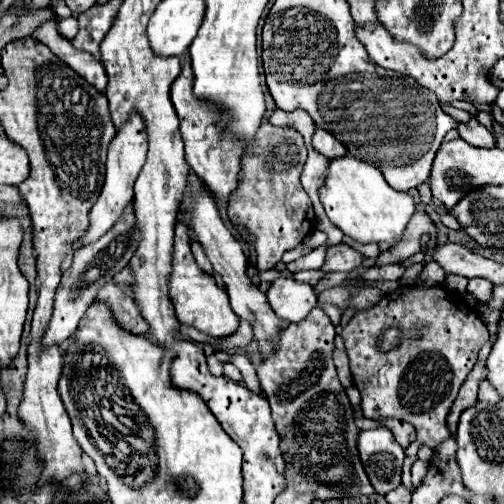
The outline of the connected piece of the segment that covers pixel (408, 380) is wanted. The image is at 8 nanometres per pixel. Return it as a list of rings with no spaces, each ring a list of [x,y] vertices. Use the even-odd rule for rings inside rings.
[[[412,287],[412,289],[400,289],[390,295],[384,295],[374,307],[368,311],[356,313],[350,323],[344,327],[342,337],[346,343],[346,353],[350,357],[350,371],[354,385],[358,387],[362,395],[362,413],[368,419],[380,419],[380,417],[396,417],[402,421],[408,421],[414,425],[418,433],[418,443],[424,443],[428,447],[440,445],[444,439],[450,437],[450,431],[446,427],[448,411],[458,395],[460,385],[464,383],[466,375],[472,371],[480,347],[488,341],[488,329],[484,321],[480,319],[480,313],[474,307],[468,307],[462,303],[464,299],[456,295],[454,291],[444,293],[444,289],[438,287]],[[386,327],[400,327],[402,329],[402,345],[380,353],[376,347],[376,337]]]

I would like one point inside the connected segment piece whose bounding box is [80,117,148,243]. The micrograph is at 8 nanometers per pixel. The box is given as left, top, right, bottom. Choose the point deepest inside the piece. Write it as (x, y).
(126, 155)

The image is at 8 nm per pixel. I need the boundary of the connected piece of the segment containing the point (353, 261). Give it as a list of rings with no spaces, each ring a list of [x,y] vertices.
[[[340,243],[340,245],[332,245],[326,251],[326,261],[322,265],[320,271],[324,273],[332,273],[332,271],[342,271],[348,273],[352,269],[356,269],[362,263],[362,255],[358,251],[354,251],[352,247]]]

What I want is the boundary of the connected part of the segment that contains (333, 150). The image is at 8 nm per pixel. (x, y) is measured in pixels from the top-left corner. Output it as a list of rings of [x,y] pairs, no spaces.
[[[316,129],[312,145],[318,153],[322,153],[326,159],[334,159],[334,157],[342,157],[346,155],[344,145],[340,145],[340,141],[336,141],[336,137],[332,137],[332,133],[324,131],[324,129]]]

